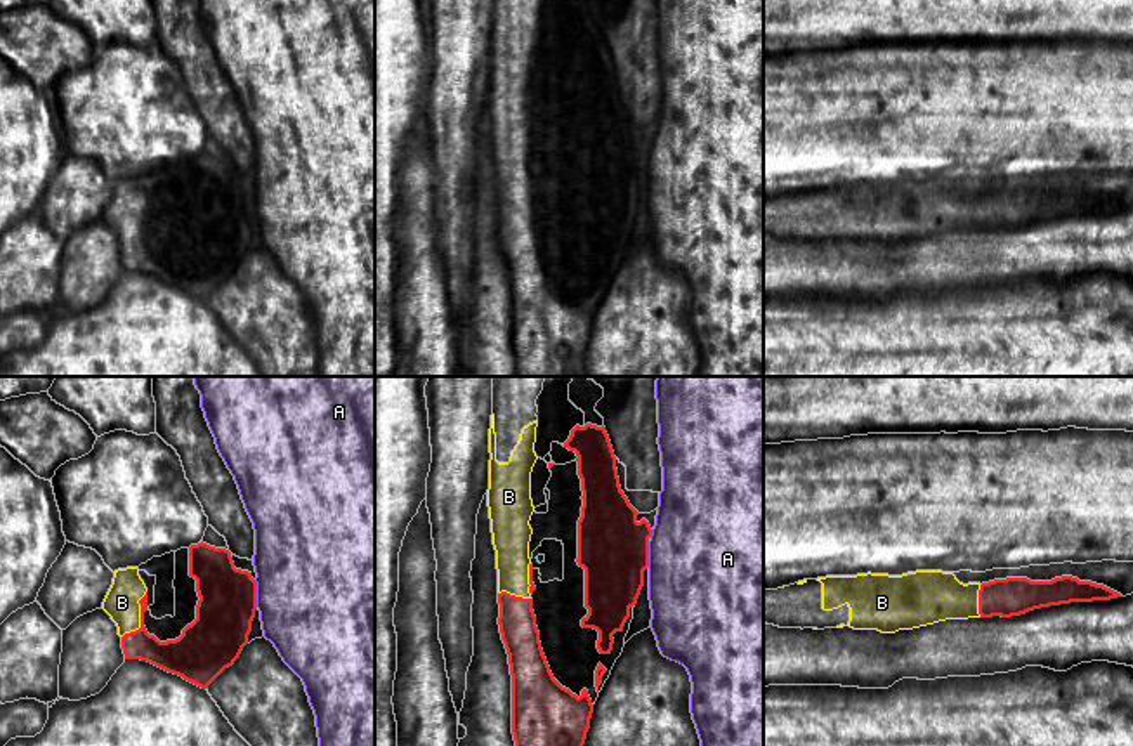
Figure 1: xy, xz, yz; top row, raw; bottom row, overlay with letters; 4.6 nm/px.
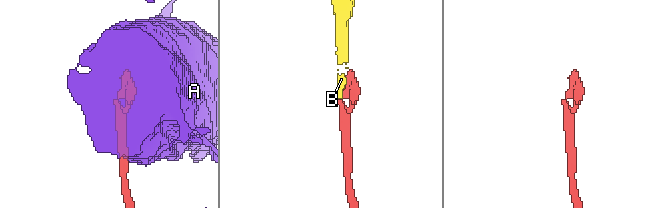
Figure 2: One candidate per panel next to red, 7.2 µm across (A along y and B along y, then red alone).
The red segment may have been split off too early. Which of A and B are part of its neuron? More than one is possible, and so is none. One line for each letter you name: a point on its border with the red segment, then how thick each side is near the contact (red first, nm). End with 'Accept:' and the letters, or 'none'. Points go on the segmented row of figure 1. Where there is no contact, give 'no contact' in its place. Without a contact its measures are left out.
B: meets red in xy at (141, 618); 170 nm thick on the red side, 160 nm on the other
Accept: B

